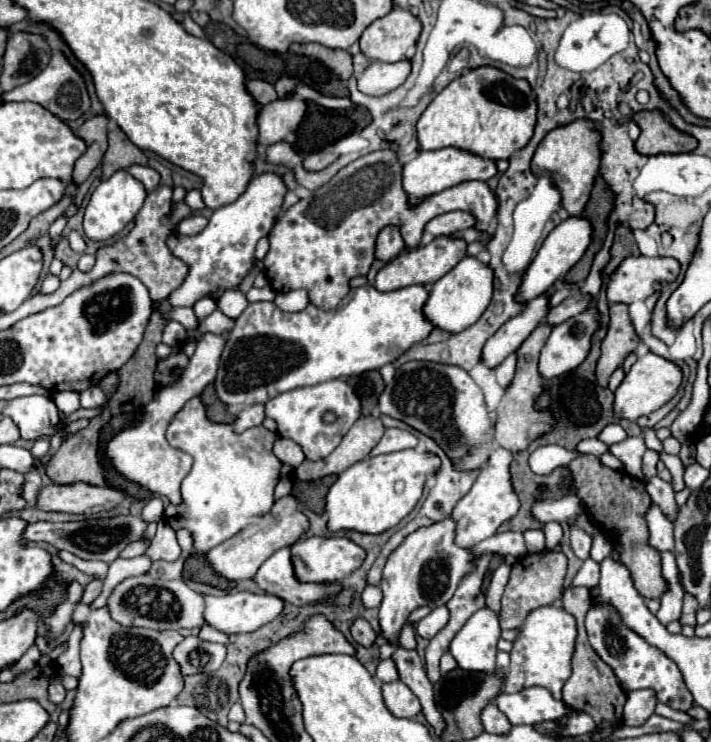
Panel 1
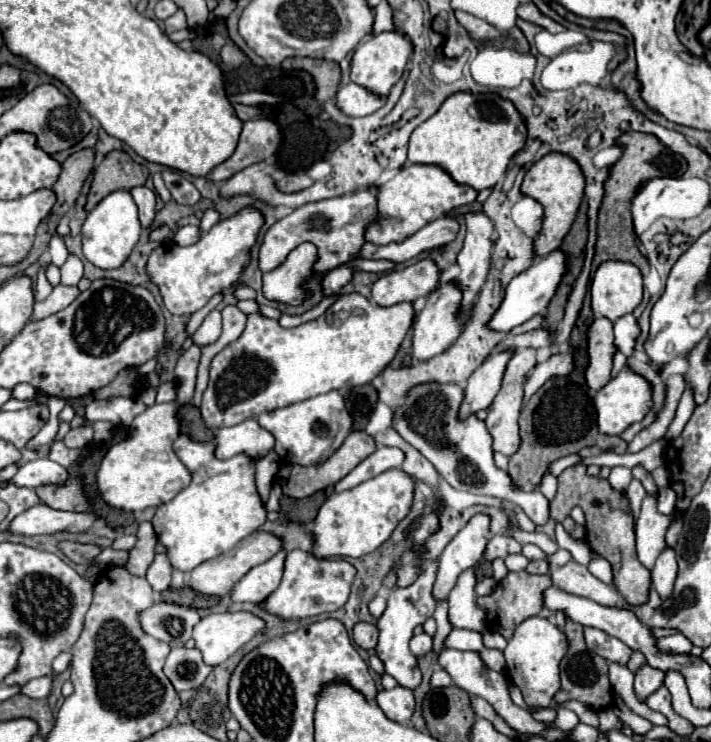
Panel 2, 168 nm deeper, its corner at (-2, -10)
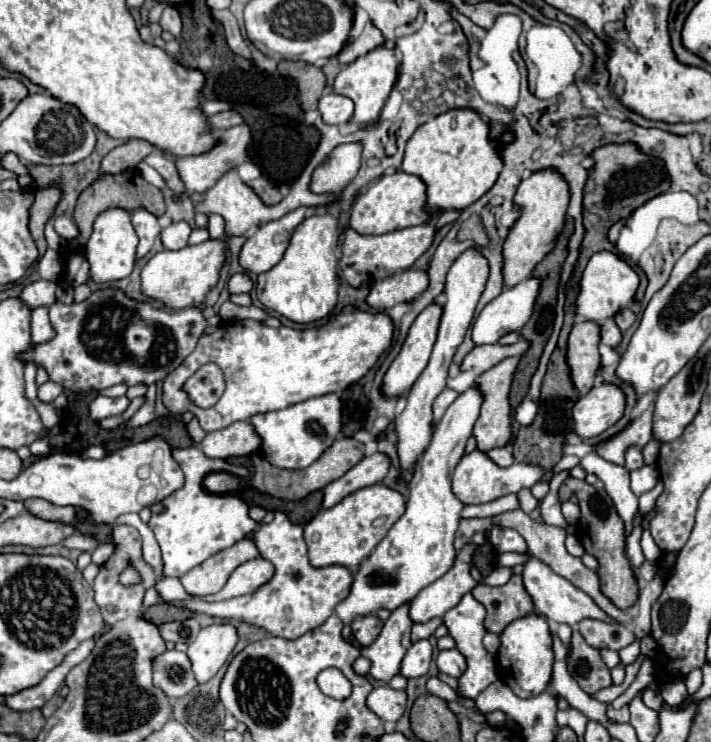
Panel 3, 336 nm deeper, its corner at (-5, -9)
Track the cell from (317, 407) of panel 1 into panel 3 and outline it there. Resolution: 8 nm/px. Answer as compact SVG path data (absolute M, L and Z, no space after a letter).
M336 393L314 397L280 411L258 413L250 417L262 437L262 455L276 467L282 469L304 469L314 463L342 431L342 403Z

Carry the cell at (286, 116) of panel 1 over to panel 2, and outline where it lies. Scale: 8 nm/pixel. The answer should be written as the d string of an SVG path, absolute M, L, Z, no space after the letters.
M267 118L249 120L243 124L243 130L241 130L233 156L227 158L225 162L221 162L219 166L215 166L207 174L207 178L211 182L227 180L235 172L271 158L277 152L279 144L281 144L281 134L279 134L279 128L275 122L271 122Z

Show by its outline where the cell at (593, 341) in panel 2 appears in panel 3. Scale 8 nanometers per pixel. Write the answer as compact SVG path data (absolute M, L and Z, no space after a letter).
M576 319L568 337L568 365L572 369L572 381L580 395L586 395L594 385L600 369L600 325L588 319Z

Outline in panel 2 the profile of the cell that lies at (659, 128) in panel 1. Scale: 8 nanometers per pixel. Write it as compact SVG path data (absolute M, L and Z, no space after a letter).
M625 132L617 138L617 146L623 148L623 156L609 168L609 178L605 180L605 196L599 208L599 220L597 220L597 244L595 244L595 256L593 262L603 260L621 260L621 262L647 262L645 254L639 250L637 236L633 232L631 224L631 200L637 194L637 190L653 180L653 178L679 178L687 170L687 162L683 156L675 156L673 152L667 152L655 136L647 136L641 132Z

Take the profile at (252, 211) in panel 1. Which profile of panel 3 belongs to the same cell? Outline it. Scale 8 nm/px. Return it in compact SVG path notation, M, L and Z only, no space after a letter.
M208 239L198 245L188 245L178 251L164 249L150 257L150 261L142 269L142 291L162 301L170 309L186 309L198 307L204 303L206 295L216 287L220 279L220 269L226 263L228 243L224 239Z

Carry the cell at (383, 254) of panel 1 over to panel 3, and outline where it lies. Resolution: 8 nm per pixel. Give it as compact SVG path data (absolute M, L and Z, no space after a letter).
M398 169L392 175L380 177L374 185L368 187L364 195L352 205L350 227L362 235L384 235L390 231L406 229L410 225L424 225L426 223L426 185L418 175L404 173Z

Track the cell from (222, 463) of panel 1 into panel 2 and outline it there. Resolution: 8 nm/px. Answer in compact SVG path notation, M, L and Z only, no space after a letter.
M179 434L173 450L191 472L191 484L171 502L157 506L151 524L159 544L167 548L171 566L181 572L191 572L201 562L231 550L239 540L253 534L265 522L267 510L257 494L255 462L249 456L219 460L213 454L215 444L193 442L187 434Z

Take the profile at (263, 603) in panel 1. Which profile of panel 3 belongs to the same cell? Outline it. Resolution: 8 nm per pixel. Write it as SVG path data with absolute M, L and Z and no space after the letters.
M216 623L200 629L198 637L186 651L198 683L206 683L218 673L218 669L228 661L236 643L238 631L230 623Z

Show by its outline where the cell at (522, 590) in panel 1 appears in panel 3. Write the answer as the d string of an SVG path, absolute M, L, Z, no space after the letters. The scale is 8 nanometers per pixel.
M512 575L512 579L502 587L490 585L476 585L472 591L474 599L478 599L488 615L484 627L492 633L502 633L512 621L526 617L534 611L534 601L530 599L528 591L524 589L522 575Z

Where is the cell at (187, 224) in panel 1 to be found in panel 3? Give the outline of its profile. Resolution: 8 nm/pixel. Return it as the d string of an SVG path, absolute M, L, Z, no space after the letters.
M186 221L180 223L172 223L170 227L162 229L162 243L166 249L182 249L188 245L188 237L190 237L190 225Z

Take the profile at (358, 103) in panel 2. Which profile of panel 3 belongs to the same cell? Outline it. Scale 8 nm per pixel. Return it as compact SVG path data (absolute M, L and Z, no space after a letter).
M328 91L320 97L318 109L326 123L344 125L350 121L350 115L354 115L354 101L346 99L344 95L334 95L332 91Z

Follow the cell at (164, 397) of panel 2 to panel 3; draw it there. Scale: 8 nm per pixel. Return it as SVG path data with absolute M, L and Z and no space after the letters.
M98 395L92 403L90 403L90 417L94 421L100 421L104 417L116 417L116 415L122 415L130 405L130 399L128 397L118 397L118 399L112 399L112 397L104 397L104 395Z

